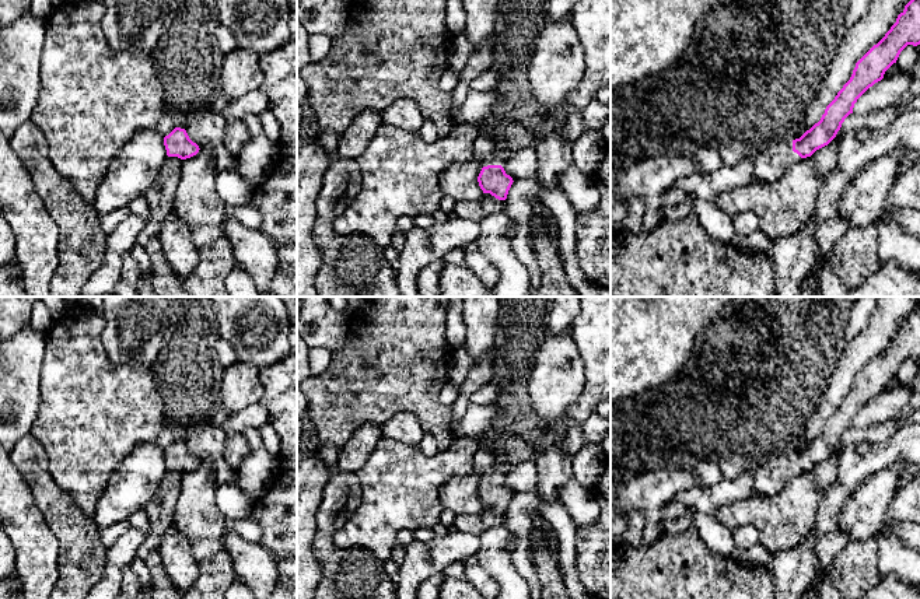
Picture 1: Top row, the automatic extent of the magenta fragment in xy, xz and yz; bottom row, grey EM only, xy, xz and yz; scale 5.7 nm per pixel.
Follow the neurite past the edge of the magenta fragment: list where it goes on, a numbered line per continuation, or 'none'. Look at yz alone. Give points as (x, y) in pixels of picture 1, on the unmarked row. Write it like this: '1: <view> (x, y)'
1: yz (772, 476)

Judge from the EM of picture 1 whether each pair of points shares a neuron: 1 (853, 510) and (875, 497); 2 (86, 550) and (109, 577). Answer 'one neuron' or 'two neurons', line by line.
1: one neuron
2: two neurons

